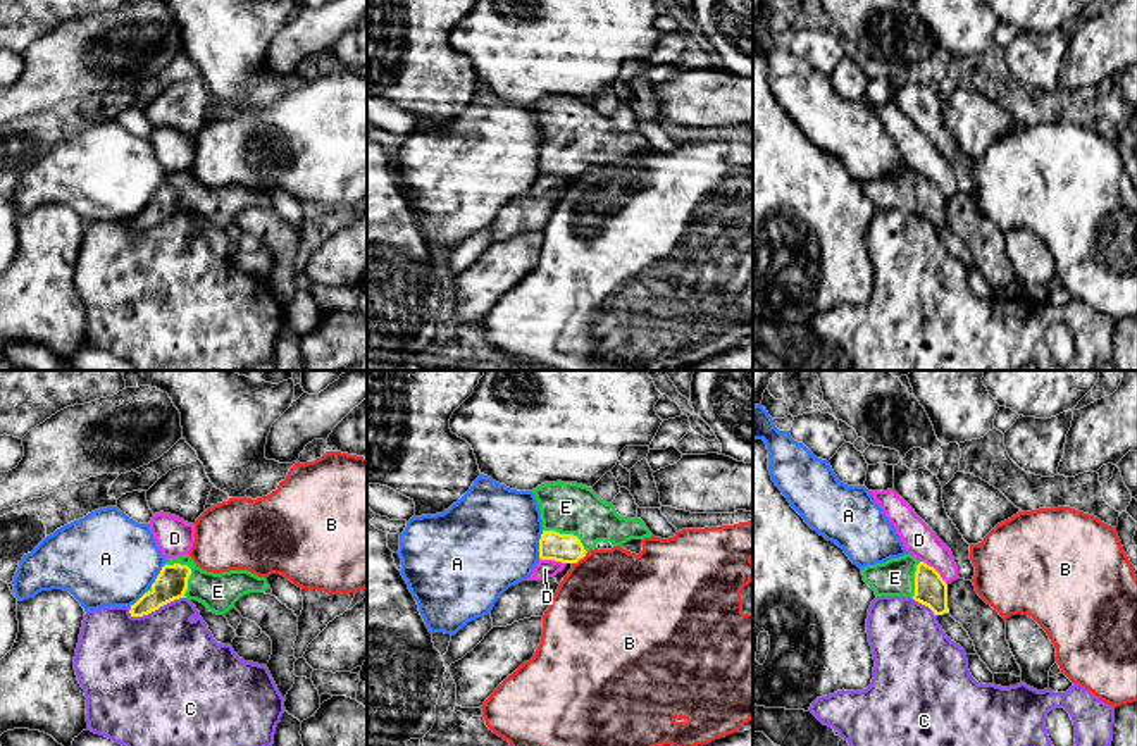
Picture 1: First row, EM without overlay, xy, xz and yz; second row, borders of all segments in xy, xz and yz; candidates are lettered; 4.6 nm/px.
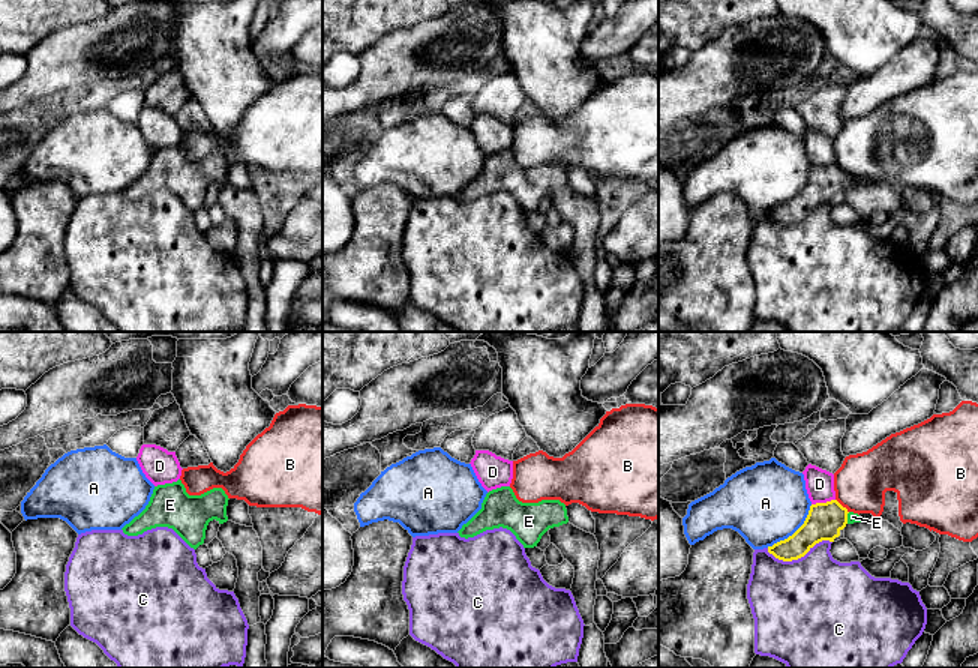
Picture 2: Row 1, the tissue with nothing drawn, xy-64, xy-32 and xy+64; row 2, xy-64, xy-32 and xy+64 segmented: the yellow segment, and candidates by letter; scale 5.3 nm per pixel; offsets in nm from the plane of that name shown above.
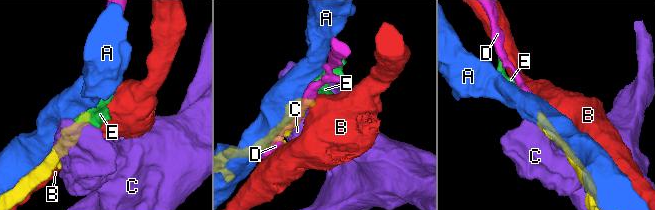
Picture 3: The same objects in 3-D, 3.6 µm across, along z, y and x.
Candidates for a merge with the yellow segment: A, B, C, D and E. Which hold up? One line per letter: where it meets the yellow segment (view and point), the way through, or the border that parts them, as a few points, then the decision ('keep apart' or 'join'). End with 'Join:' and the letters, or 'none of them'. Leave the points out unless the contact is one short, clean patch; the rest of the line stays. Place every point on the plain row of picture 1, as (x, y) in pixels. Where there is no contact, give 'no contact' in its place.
A: xz (540, 159) | keep apart
B: xz (579, 173) | along xz (588, 166), (572, 178) | keep apart
C: xy (155, 223) | keep apart
D: yz (936, 185) | keep apart
E: xy (190, 185) | across xy (171, 197), (190, 185), (207, 202), (217, 205) | join
Join: E

